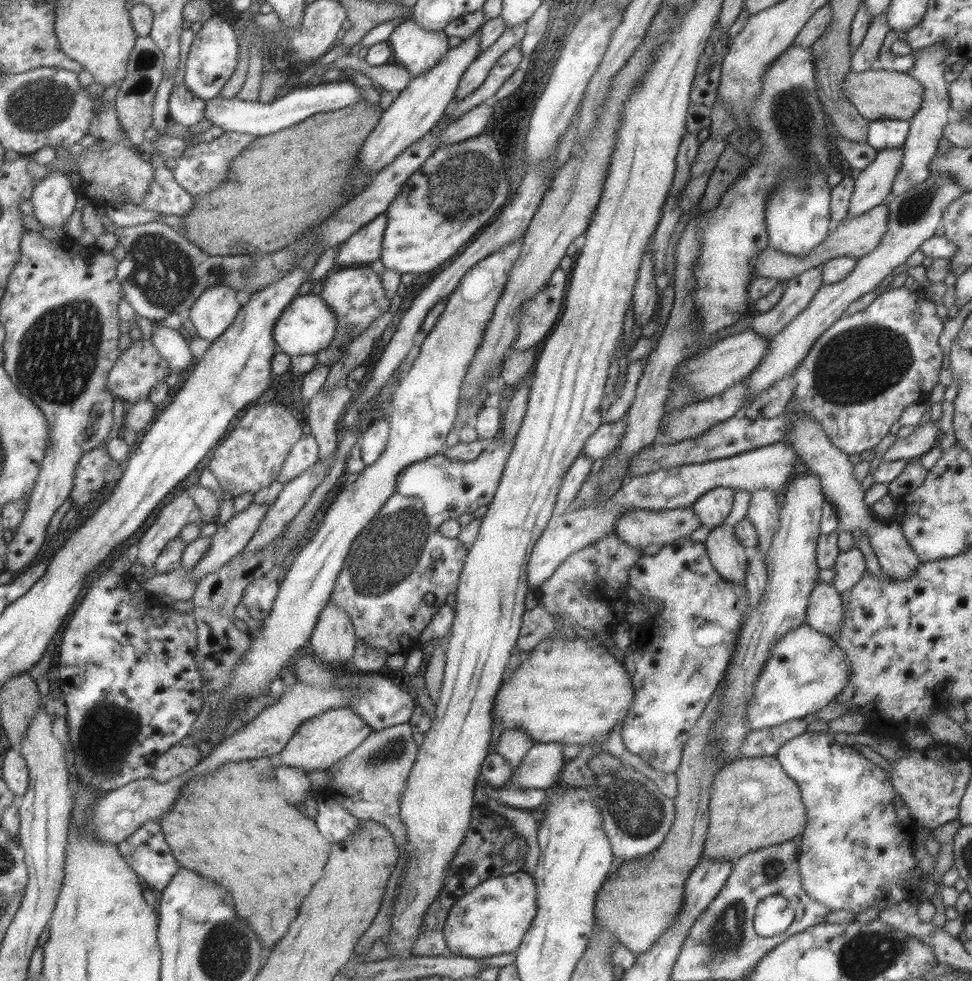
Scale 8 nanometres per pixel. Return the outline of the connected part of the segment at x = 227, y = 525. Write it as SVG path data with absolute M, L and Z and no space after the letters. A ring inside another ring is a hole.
M249 504L243 510L233 513L223 525L219 525L211 536L210 548L190 570L190 577L197 582L204 574L217 570L236 554L243 552L268 508L267 504Z

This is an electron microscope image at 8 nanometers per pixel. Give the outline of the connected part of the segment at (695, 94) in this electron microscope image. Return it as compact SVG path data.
M742 8L737 20L731 24L731 28L727 28L727 30L723 30L723 32L719 32L718 20L715 21L715 24L713 24L713 30L711 30L711 34L709 34L709 38L705 43L703 52L699 55L696 64L688 96L688 105L686 108L685 132L692 132L693 134L696 134L699 130L708 128L710 125L710 114L714 105L714 100L716 99L716 86L719 82L718 78L720 75L721 61L723 60L723 55L727 54L728 47L731 42L733 42L733 39L735 39L735 35L737 35L737 33L743 29L743 25L747 23L747 14L748 12L745 8Z

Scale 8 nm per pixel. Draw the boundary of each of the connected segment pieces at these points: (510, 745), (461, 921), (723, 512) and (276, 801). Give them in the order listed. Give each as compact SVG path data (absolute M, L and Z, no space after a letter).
M508 728L497 738L495 751L507 761L510 772L514 772L532 744L532 738L524 730Z
M525 872L483 880L461 898L457 898L447 913L442 928L445 955L484 958L516 949L537 912L535 900L537 896L533 876Z
M718 487L709 490L692 504L702 526L711 529L723 522L732 507L733 492L731 488Z
M270 757L252 758L249 760L238 760L235 762L228 762L223 766L218 766L214 771L202 775L195 775L186 780L186 783L179 789L178 795L171 803L165 814L162 814L157 823L161 828L161 833L165 836L163 841L167 847L171 849L171 857L175 859L179 867L183 869L197 872L201 877L211 878L217 884L225 886L225 890L231 894L233 898L233 906L237 910L237 916L243 918L251 930L257 935L260 945L263 948L271 948L286 932L289 923L295 918L299 902L303 900L303 896L307 894L307 890L311 890L313 883L321 877L323 866L325 866L329 852L330 844L323 838L323 835L317 831L316 824L313 818L307 817L303 811L299 811L294 806L287 805L284 800L275 792L276 780L276 763Z

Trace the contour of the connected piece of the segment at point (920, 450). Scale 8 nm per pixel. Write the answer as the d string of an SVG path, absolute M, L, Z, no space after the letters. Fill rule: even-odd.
M925 422L925 424L919 424L915 426L915 430L912 434L909 434L907 438L897 438L894 443L890 444L888 449L883 453L882 461L898 461L905 460L907 458L915 458L915 456L921 456L925 454L932 446L935 446L938 442L939 422Z

